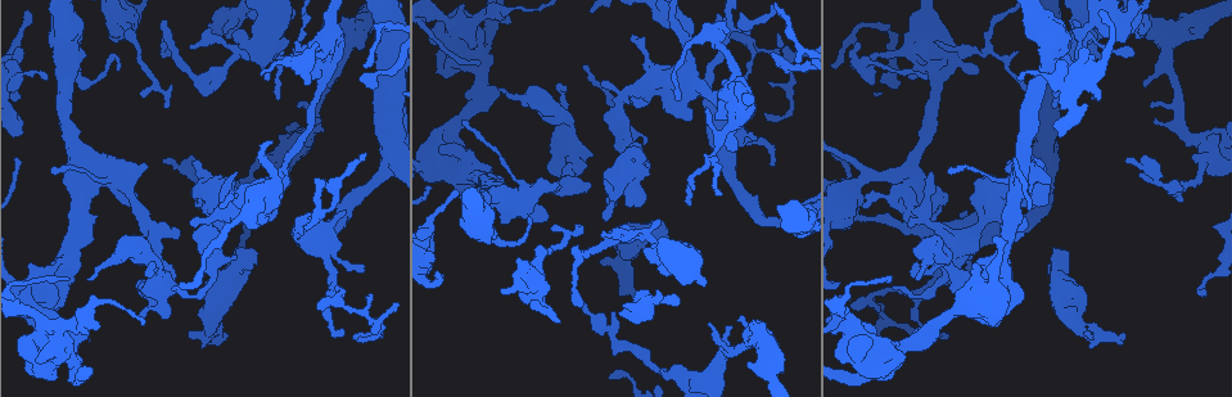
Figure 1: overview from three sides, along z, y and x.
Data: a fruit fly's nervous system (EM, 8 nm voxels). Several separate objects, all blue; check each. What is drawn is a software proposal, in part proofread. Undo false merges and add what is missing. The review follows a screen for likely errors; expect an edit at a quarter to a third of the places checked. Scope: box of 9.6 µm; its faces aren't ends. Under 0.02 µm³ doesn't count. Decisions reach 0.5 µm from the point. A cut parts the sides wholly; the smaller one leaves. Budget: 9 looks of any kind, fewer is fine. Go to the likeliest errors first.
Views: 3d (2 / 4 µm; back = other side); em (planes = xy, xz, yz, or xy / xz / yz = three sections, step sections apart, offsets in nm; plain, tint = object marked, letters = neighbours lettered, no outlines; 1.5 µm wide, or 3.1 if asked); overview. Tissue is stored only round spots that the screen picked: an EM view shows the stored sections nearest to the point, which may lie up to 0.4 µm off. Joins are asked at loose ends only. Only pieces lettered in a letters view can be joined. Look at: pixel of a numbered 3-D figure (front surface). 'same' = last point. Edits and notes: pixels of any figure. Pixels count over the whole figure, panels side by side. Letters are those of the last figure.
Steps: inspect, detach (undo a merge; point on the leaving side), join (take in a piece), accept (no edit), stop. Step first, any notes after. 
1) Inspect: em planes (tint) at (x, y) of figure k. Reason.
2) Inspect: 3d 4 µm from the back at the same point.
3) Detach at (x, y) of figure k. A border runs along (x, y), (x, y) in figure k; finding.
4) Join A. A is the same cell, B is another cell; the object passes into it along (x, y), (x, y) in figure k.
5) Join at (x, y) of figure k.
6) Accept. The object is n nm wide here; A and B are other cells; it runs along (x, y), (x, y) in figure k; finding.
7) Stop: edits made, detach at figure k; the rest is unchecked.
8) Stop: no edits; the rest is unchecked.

Inspect: 3d 4 µm at (340, 18) of figure 1. Thick end.

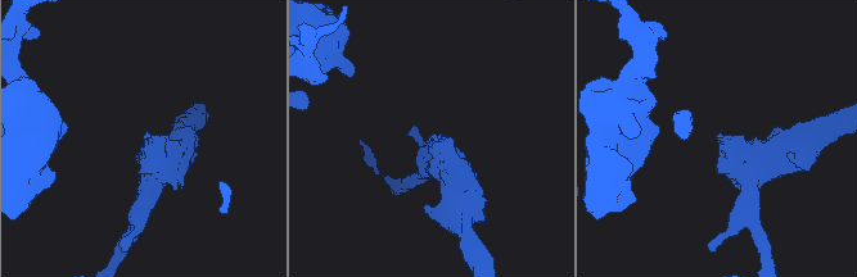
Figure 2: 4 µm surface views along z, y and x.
Inspect: em planes (letters) at (434, 134) of figure 2. Need the tissue.

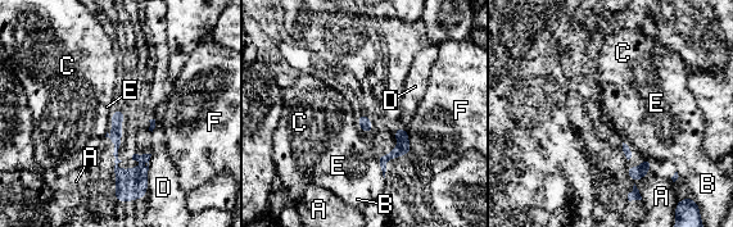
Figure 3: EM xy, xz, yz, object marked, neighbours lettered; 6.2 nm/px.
Accept. A, B, C, D, E and F are other cells; a border runs along (375, 157), (384, 178) in figure 3; none of them fits.

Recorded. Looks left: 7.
Inspect: em yz step 4 (plain) at (450, 25) of figure 1. Thick turns thin.

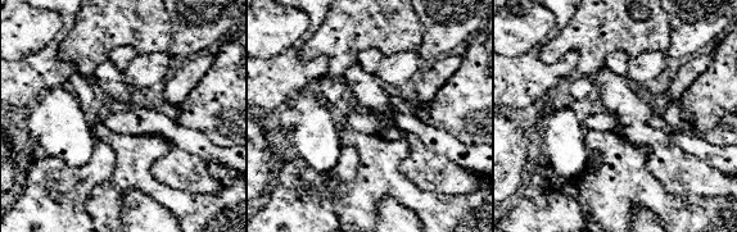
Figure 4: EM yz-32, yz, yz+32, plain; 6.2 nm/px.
Inspect: em yz step 4 (letters) at the same point.

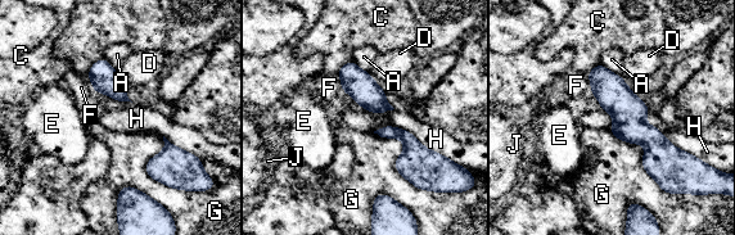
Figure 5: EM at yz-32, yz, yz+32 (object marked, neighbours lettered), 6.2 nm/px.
Accept. The object is 50 nm wide here; A, C, D, E, F, G, H and J are other cells; it runs along (596, 69), (628, 116), (680, 161) in figure 5; one cell here.

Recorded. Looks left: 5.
Inspect: em planes (letters) at (917, 196) of figure 1. Four or more arms meet.

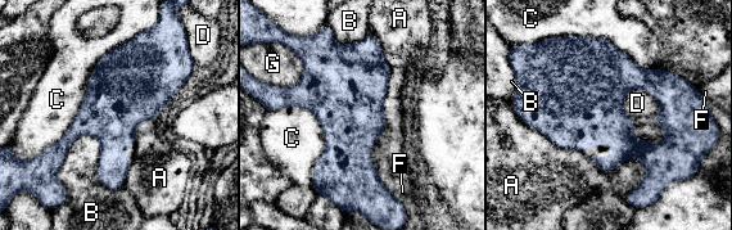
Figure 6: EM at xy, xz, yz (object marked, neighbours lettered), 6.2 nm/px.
Accept. A, B, C, D, F and G are other cells; a border runs along (622, 102), (644, 89), (660, 111) in figure 6; all the same cell.

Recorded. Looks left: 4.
Inspect: 3d 4 µm at (1016, 78) of figure 1.

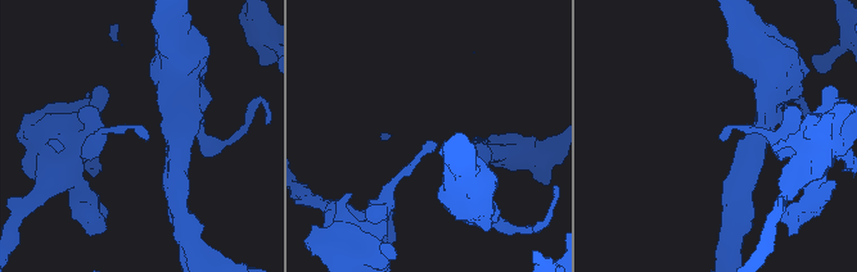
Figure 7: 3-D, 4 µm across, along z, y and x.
Inspect: em planes (letters) at (434, 142) of figure 7. Need the tissue.

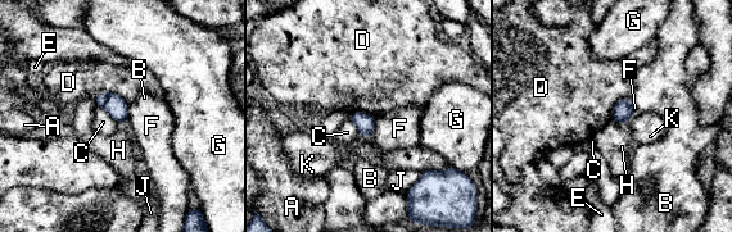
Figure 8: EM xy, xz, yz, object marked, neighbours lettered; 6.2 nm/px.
Accept. The object is 130 nm wide here; A, B, C, D, E, F, G, H, J and K are other cells; a border runs along (94, 96), (116, 92), (127, 104) in figure 8; none of them fits.

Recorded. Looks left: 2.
Stop: no edits; the rest is unchecked.

